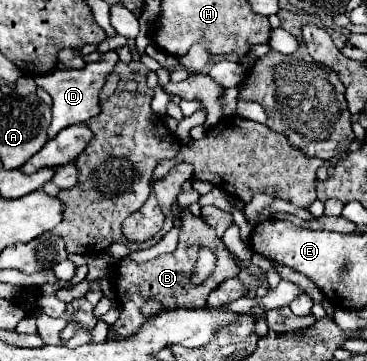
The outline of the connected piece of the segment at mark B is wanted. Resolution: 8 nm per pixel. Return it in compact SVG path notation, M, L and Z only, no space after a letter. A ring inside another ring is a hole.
M189 211L183 213L183 225L181 225L181 233L179 233L179 247L177 251L169 253L169 255L161 255L153 261L147 263L135 263L129 257L121 259L117 263L117 281L115 281L115 293L117 293L117 301L121 305L121 315L119 319L109 327L109 331L113 331L113 341L123 339L125 335L135 335L137 329L147 323L149 319L141 313L141 307L149 301L155 299L161 303L163 311L173 311L173 309L203 309L207 295L225 279L237 277L239 275L239 267L233 261L233 255L227 251L227 247L223 245L223 241L215 235L215 231L201 219L201 217L193 217ZM207 241L207 247L211 251L215 251L217 255L217 267L215 271L209 275L209 279L203 285L193 285L189 283L189 273L193 269L195 257L197 257L197 249L201 243Z

